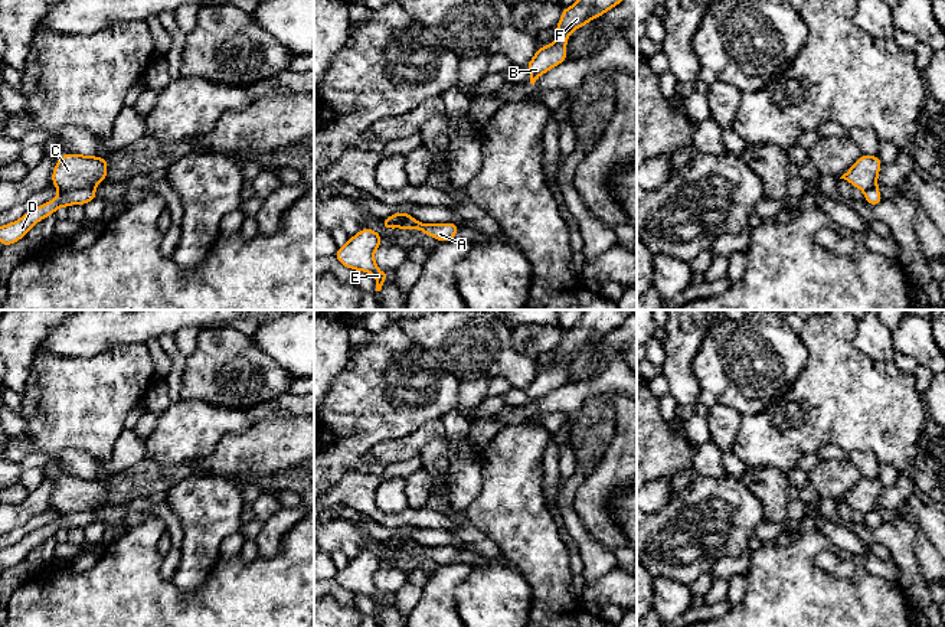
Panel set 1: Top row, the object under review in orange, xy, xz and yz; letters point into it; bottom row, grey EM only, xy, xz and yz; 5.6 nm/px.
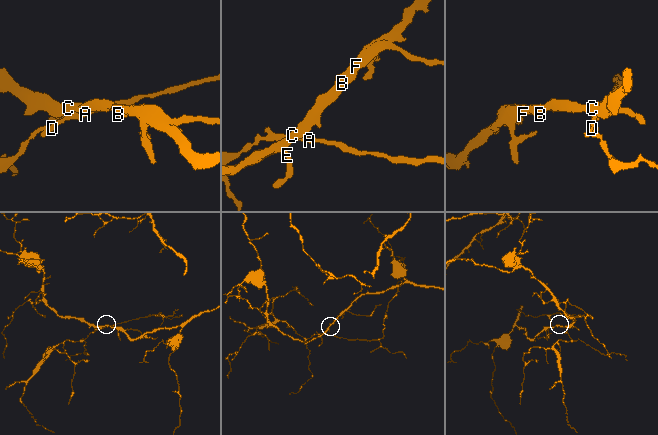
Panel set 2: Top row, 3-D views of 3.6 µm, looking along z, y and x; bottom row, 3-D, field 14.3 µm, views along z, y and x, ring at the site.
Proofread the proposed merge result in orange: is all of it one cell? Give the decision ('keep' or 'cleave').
cleave

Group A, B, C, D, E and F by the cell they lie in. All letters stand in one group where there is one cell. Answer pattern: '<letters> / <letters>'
A D / B C E F

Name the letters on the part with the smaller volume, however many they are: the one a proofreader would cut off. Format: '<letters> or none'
A, D

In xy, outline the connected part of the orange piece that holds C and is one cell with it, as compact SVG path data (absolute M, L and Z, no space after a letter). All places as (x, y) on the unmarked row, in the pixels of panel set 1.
M66 476L52 493L52 509L58 513L78 513L107 503L108 480Z

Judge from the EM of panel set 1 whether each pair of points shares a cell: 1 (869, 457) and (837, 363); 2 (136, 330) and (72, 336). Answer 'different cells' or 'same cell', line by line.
1: different cells
2: same cell

